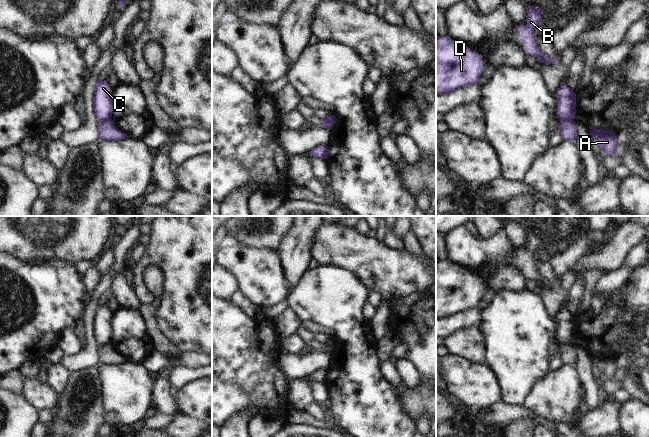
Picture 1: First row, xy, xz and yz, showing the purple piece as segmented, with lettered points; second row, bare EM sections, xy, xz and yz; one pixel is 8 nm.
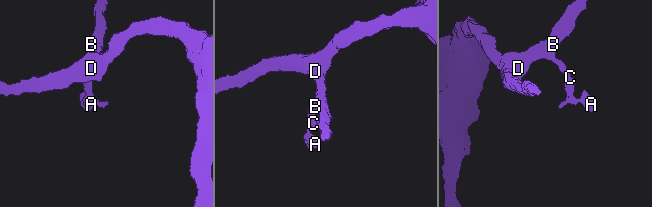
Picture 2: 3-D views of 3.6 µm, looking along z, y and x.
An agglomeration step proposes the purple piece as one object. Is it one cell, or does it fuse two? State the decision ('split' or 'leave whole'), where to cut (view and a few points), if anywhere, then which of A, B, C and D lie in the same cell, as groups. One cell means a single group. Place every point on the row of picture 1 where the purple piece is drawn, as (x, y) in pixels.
split | yz (572, 119), (561, 119), (559, 121) | A / B C D

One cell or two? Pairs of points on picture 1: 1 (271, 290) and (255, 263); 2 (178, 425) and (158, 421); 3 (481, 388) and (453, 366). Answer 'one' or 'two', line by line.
1: one
2: two
3: one

